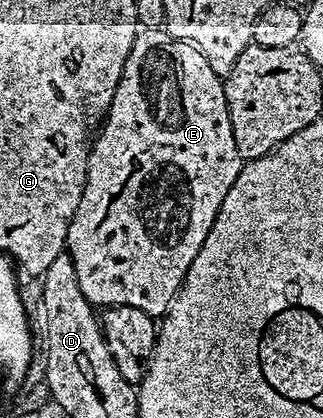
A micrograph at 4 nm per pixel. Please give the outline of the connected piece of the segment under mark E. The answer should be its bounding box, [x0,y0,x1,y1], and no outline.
[66,29,241,316]

